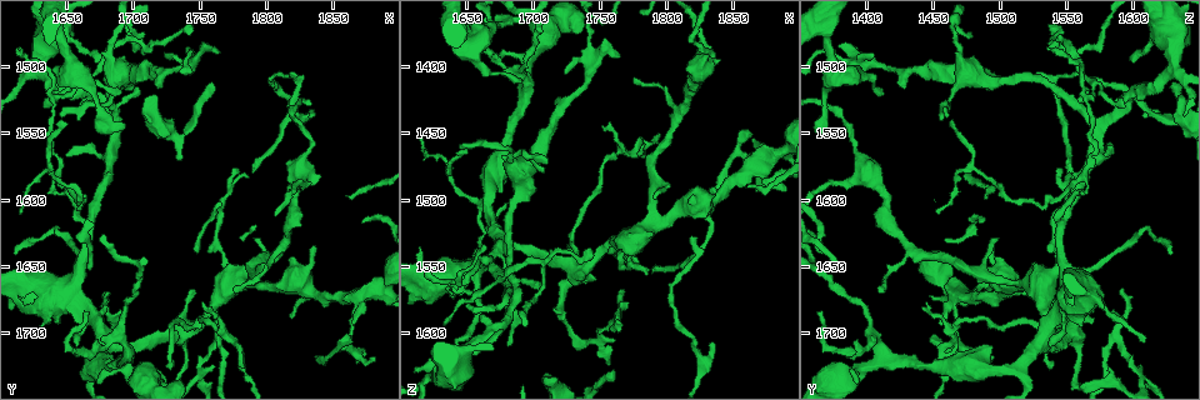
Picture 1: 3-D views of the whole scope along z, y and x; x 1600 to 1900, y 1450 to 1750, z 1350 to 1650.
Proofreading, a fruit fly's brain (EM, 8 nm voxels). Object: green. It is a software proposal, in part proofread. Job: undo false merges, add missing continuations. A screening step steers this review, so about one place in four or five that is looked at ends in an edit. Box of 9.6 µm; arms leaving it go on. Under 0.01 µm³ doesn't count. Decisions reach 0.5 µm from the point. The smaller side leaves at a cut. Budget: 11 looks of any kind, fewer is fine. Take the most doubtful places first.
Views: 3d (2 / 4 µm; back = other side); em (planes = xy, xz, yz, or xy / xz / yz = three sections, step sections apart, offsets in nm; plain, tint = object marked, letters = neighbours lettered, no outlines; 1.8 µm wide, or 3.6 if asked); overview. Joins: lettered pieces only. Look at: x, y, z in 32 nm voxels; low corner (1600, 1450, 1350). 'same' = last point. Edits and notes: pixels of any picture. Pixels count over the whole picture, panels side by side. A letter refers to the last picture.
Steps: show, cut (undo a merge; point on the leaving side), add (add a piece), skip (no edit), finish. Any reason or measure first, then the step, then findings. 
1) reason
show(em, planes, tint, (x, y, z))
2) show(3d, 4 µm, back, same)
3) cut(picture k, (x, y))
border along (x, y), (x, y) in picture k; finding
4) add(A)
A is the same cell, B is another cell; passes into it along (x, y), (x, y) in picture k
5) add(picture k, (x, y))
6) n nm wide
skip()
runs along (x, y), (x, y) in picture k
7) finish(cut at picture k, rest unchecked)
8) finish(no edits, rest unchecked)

three arms meet
show(em, planes, plain, (1640, 1524, 1566))

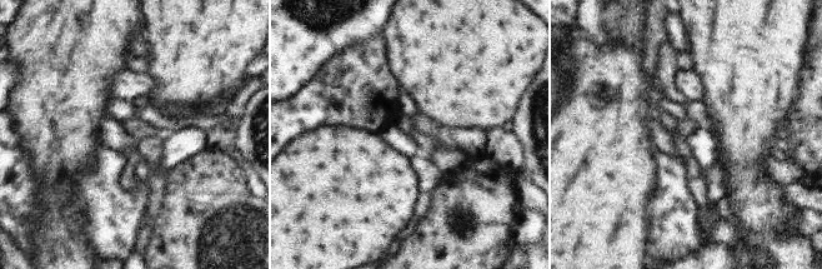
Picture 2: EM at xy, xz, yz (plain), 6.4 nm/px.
show(em, planes, letters, same)

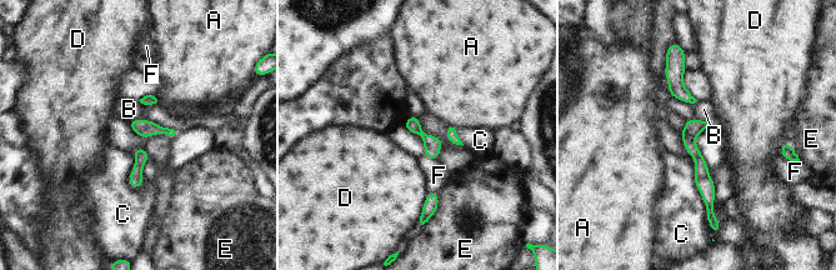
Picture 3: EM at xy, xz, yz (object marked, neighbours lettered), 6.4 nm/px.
110 nm wide
skip()
A, B, C, D, E and F are other cells; border along (696, 118), (711, 124) in picture 3; all the same neuron

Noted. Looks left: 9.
abrupt turn
show(em, xy, step 4, tint, (1862, 1704, 1466))

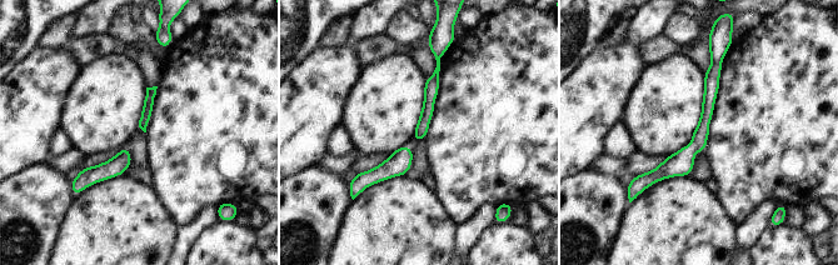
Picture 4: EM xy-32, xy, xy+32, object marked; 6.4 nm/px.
show(em, planes, letters, same)

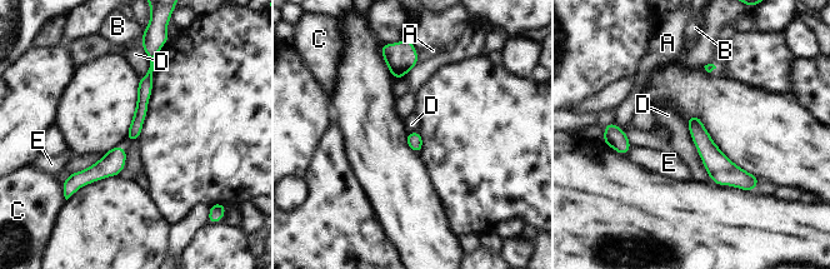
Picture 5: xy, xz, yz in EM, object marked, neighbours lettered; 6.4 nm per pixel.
100 nm wide
skip()
A, B, C, D and E are other cells; runs along (693, 119), (709, 152), (750, 182) in picture 5; one neuron here

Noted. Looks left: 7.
sharp bend
show(em, planes, plain, (1680, 1672, 1568))

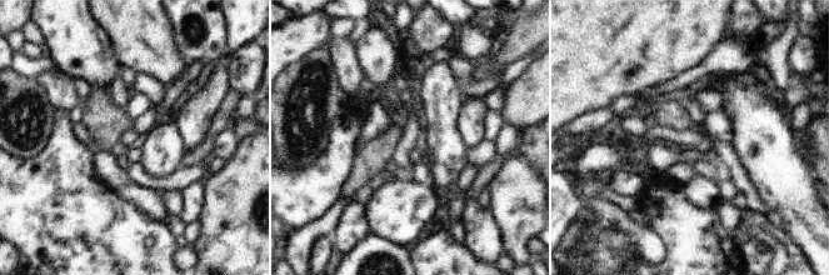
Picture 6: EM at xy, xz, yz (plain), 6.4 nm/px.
show(em, planes, tint, same)

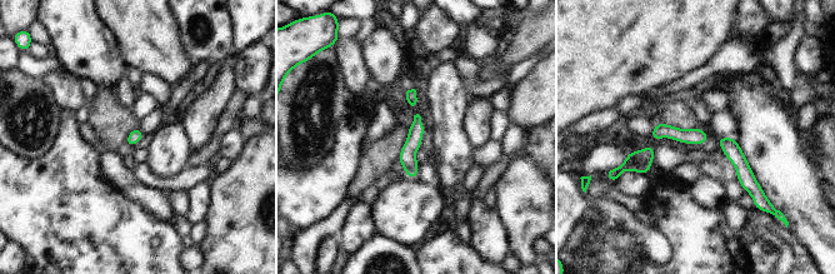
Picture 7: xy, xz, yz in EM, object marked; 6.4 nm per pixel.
show(em, planes, letters, same)

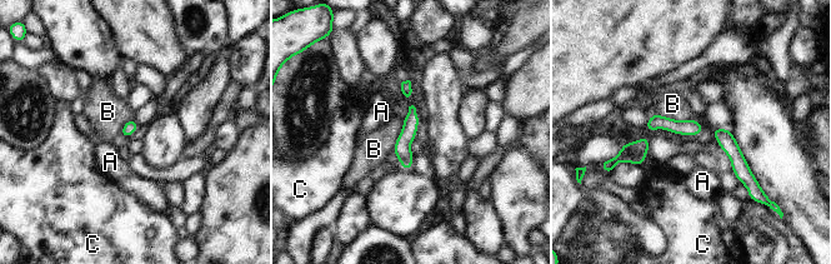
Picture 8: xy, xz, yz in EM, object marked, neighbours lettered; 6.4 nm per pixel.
90 nm wide
skip()
A, B and C are other cells; runs along (411, 109), (405, 138), (408, 167) in picture 8; all the same neuron

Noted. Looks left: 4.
an open end
show(3d, 4 µm, (1790, 1628, 1500))

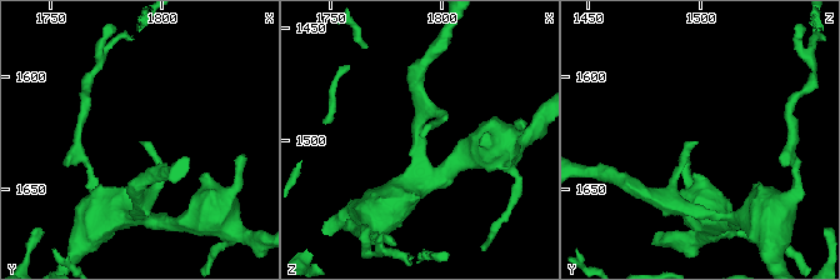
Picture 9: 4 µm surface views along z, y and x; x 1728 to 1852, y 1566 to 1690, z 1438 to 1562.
need the tissue
show(em, xy, step 16, letters, (1792, 1629, 1499))

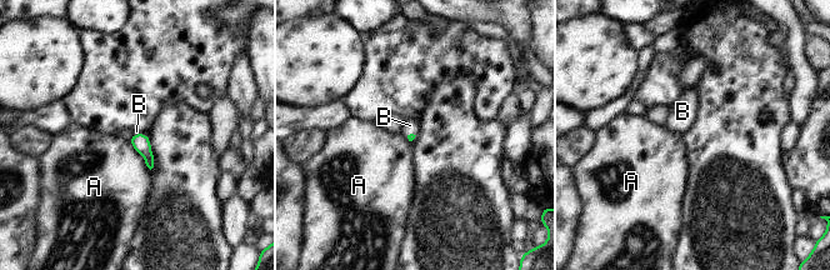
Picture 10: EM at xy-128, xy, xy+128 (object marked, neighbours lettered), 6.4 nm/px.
another direction
show(em, planes, letters, same)

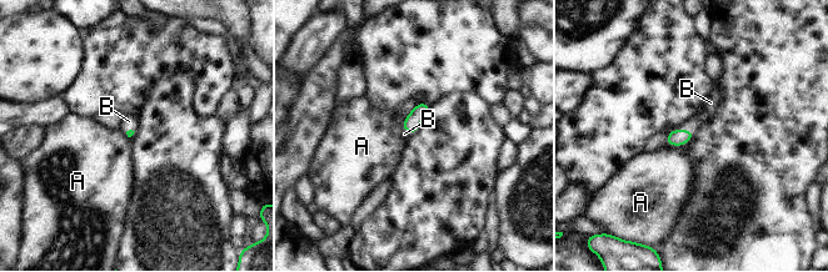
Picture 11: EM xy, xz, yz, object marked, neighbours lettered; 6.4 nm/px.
add(B)
B is the same cell, A is another cell; passes into it along (676, 137), (684, 130), (711, 102) in picture 11; the neuron continues

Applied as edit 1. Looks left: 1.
thin end
show(em, planes, letters, (1760, 1724, 1602))

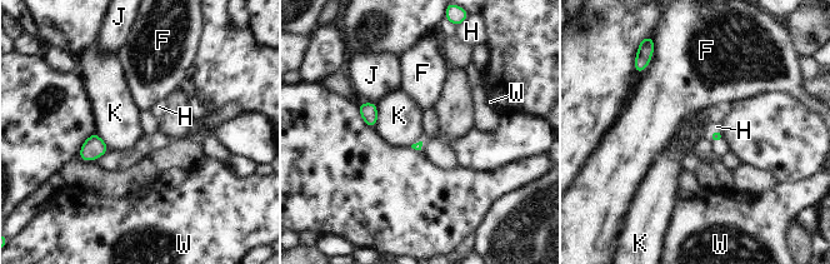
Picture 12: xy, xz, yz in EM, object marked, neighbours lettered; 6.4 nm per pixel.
skip()
F, H, J, K and W are other cells; border along (376, 103), (376, 125), (374, 128) in picture 12; none of them fits

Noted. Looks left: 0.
finish(add at picture 11, rest unchecked)

